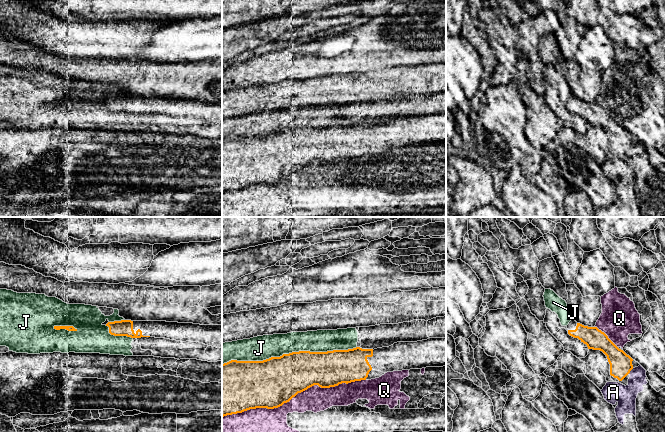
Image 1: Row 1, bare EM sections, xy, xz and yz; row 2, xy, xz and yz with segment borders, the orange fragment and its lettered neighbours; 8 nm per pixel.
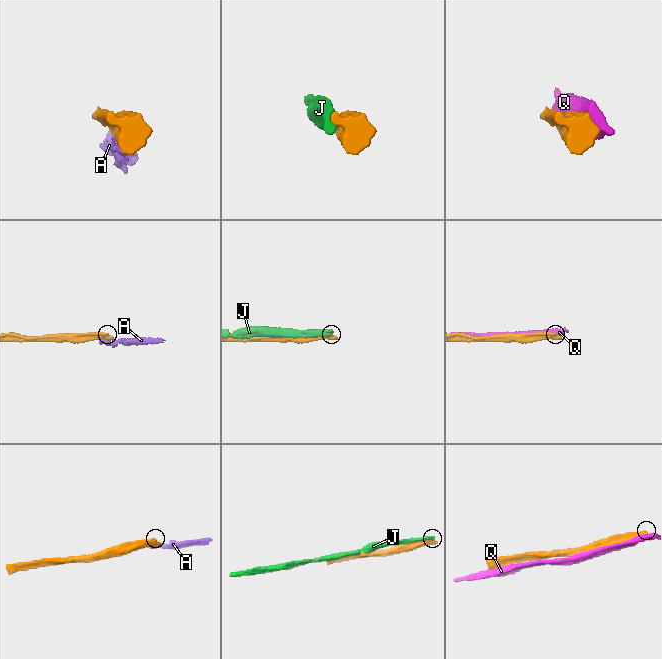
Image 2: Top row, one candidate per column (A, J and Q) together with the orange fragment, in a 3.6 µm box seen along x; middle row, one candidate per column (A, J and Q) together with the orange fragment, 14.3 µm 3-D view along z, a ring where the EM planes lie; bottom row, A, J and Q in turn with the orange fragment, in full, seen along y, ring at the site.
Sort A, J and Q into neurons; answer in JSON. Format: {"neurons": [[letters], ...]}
{"neurons": [["A"], ["J"], ["Q"]]}

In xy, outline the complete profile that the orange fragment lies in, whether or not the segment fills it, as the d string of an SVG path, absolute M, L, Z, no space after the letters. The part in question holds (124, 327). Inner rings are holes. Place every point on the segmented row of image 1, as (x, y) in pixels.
M121 320L108 322L106 326L109 327L109 333L114 336L165 338L222 348L222 325Z

